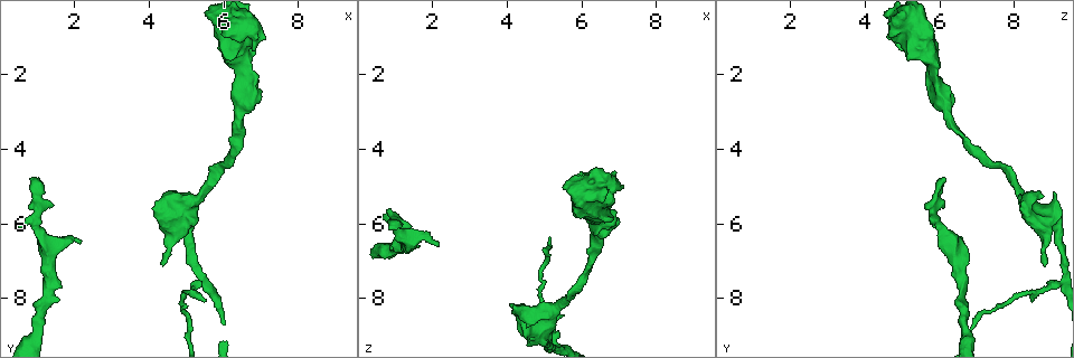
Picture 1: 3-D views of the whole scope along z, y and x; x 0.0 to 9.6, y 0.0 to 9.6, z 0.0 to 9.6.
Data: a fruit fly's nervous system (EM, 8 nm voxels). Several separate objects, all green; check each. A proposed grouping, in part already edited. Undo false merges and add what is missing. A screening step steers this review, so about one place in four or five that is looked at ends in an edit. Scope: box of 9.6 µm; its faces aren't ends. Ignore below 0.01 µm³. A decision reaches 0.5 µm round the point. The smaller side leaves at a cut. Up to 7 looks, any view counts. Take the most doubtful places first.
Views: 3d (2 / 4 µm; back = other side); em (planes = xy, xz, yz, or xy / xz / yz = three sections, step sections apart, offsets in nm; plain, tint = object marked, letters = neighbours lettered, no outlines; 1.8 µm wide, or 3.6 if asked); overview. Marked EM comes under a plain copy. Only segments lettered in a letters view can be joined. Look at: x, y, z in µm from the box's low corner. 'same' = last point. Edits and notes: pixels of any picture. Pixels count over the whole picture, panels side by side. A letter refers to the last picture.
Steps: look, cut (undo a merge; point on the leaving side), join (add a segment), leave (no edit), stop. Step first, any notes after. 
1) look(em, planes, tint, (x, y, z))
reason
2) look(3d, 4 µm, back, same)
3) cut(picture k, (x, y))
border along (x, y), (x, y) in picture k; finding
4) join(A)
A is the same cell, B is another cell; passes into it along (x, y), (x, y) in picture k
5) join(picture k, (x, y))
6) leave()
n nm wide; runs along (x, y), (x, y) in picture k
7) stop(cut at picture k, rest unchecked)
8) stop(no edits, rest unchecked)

look(em, planes, letters, (1.00, 4.80, 6.15))
free end

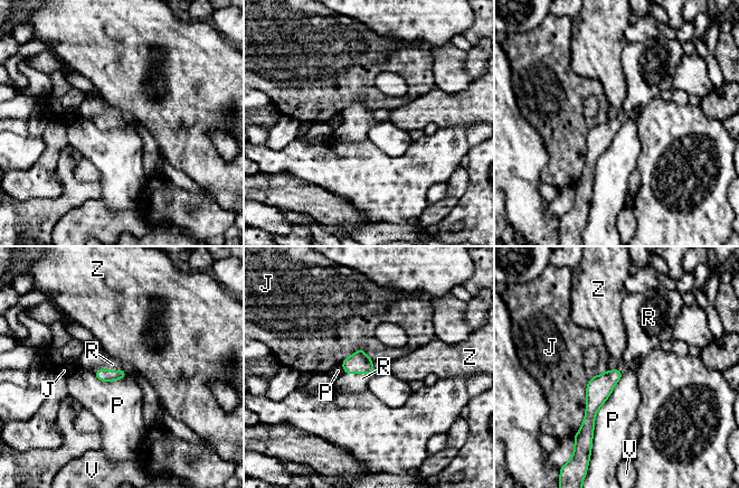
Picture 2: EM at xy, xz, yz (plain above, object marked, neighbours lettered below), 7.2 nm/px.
join(picture 2, (112, 364))
R is the same cell, J, P, V and Z are other cells; passes into it along (103, 375), (107, 371), (112, 364) in picture 2; the cell continues

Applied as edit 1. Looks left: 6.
look(em, 3.6 µm, planes, letters, (6.25, 0.70, 5.20))
calibre changes

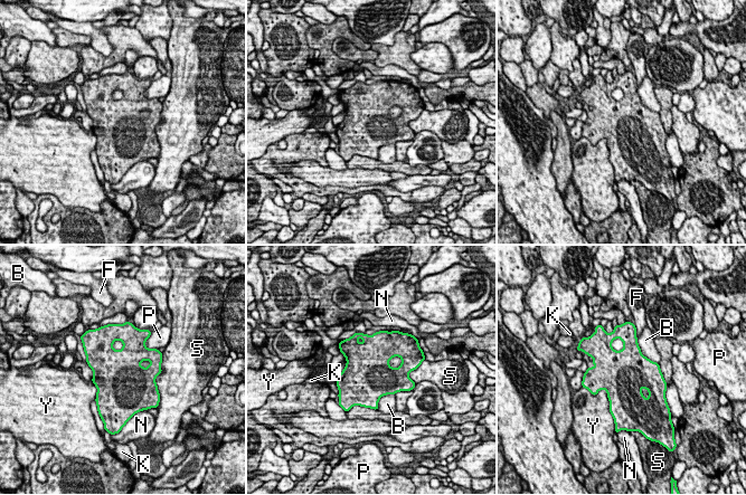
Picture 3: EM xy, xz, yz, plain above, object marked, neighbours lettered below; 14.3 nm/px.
leave()
700 nm wide; B, F, K, N, P, S and Y are other cells; border along (592, 393), (604, 389), (610, 406) in picture 3; one cell here

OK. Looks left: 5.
look(3d, 2 µm, (2.25, 6.45, 6.55))
branch stops here

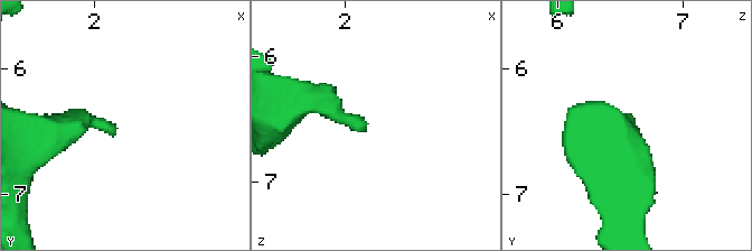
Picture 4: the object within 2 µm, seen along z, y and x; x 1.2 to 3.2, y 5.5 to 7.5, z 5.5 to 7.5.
look(em, planes, letters, (2.16, 6.50, 6.54))

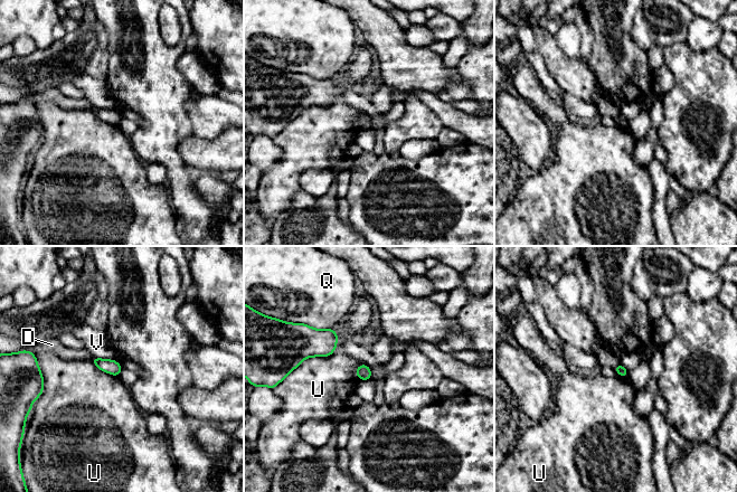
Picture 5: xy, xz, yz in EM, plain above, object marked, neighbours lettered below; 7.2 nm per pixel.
leave()
D, Q, U and V are other cells; border along (337, 330), (330, 355), (292, 371) in picture 5; none of them fits

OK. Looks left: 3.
stop(join at picture 2, rest unchecked)

